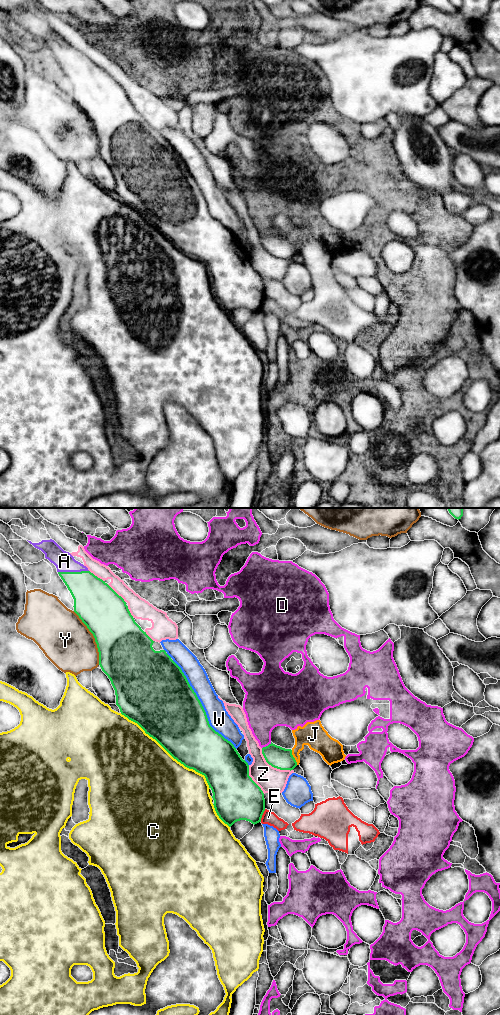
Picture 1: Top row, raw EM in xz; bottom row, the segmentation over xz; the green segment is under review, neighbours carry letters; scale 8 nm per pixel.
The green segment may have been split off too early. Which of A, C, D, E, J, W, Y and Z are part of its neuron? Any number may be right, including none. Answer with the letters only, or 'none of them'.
A

